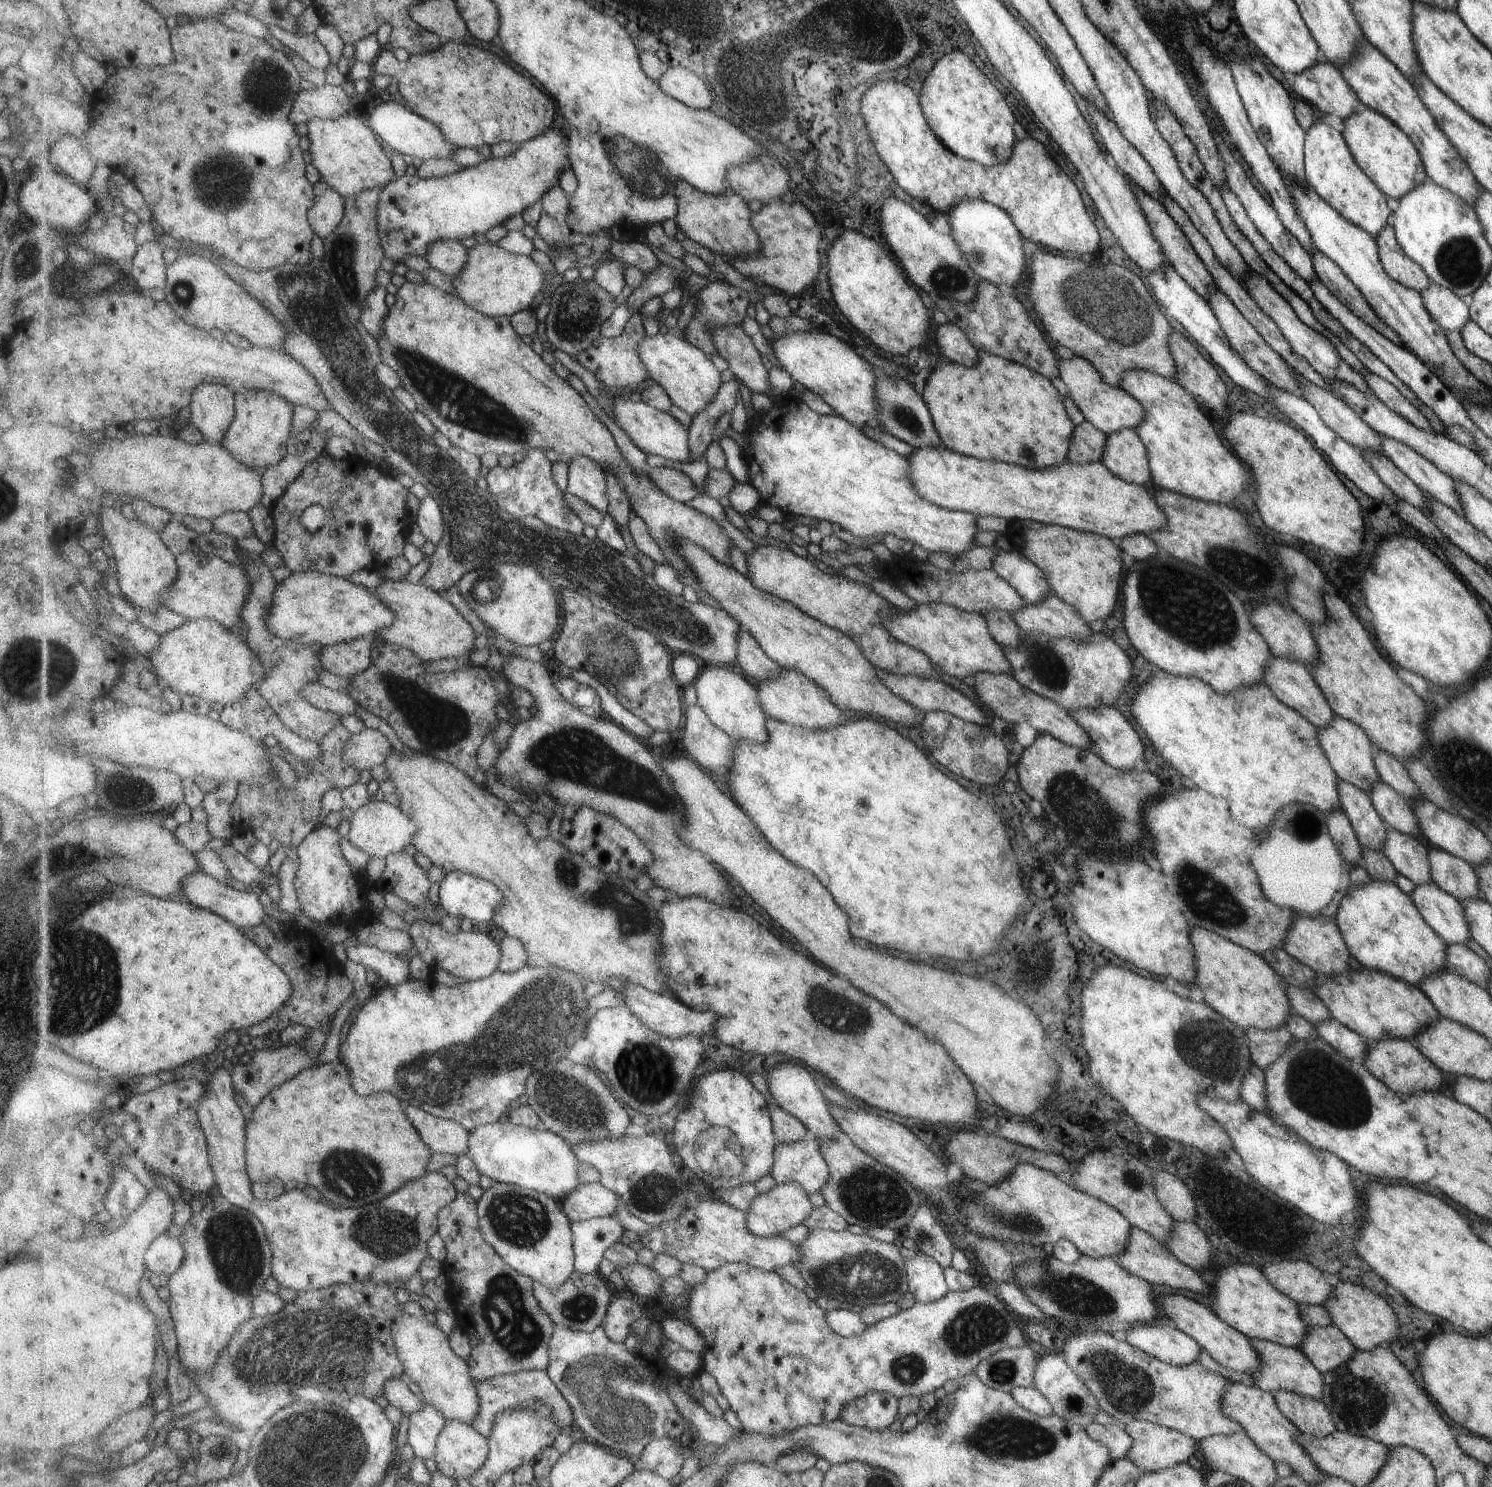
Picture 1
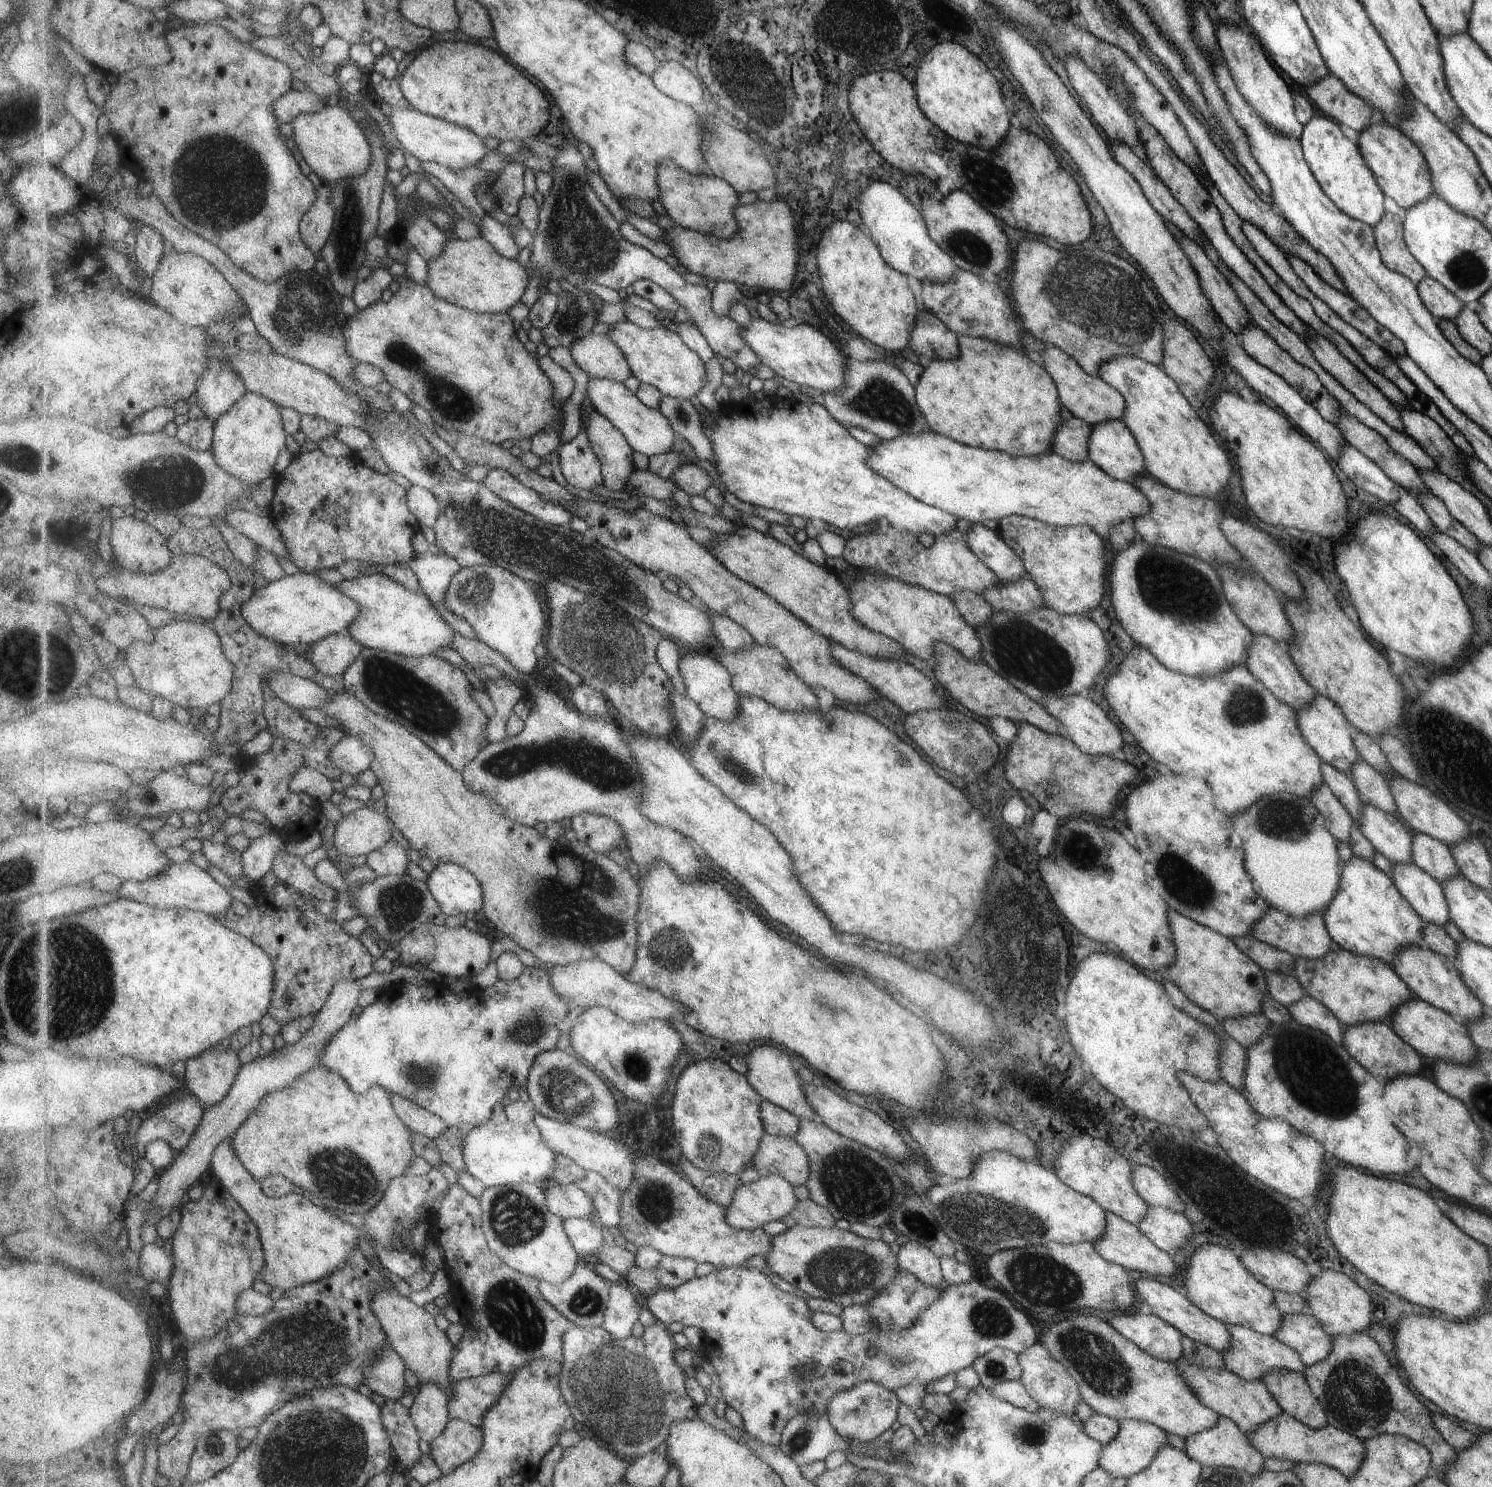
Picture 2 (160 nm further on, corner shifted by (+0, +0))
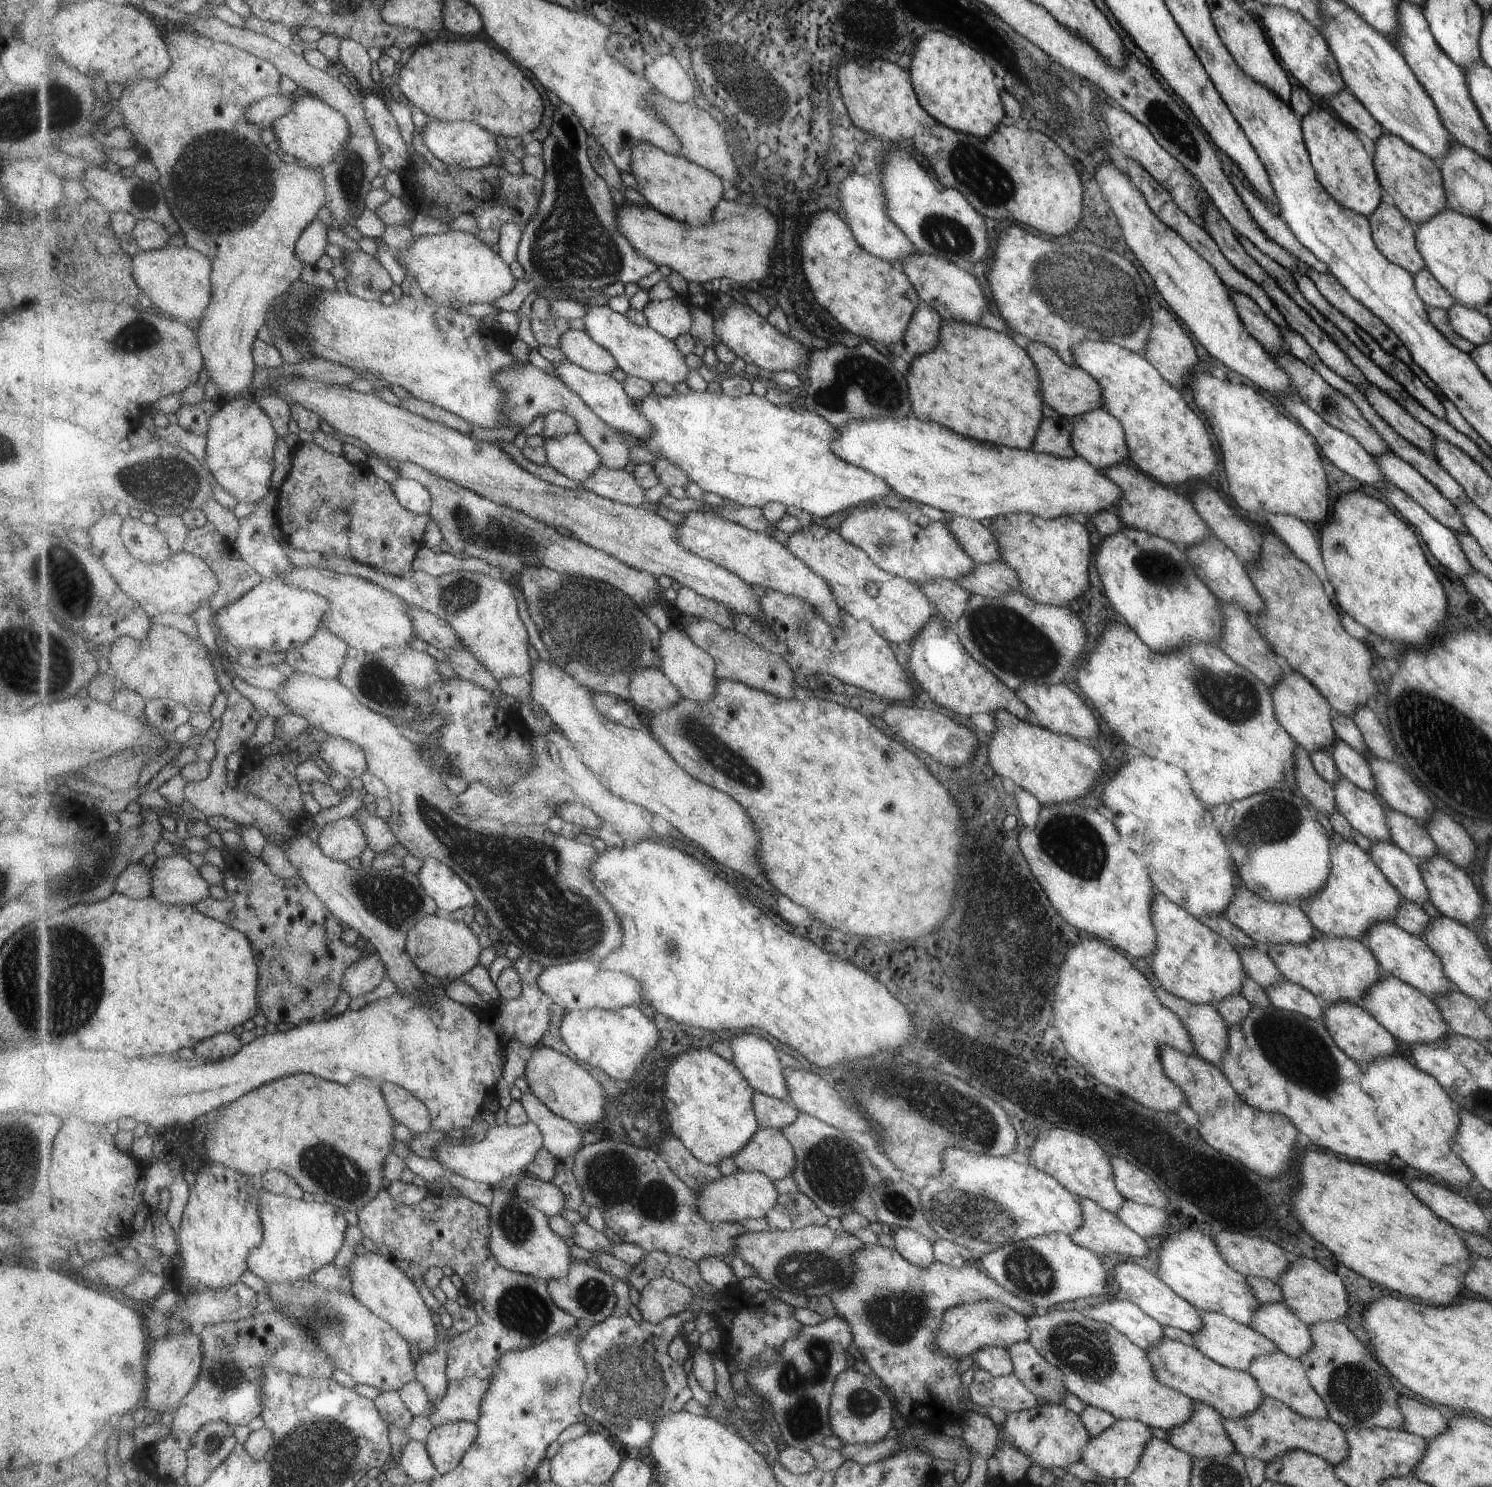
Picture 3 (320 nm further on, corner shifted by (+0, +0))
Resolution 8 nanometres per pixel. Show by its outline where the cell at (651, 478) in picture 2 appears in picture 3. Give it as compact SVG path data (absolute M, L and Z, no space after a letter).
M601 465L586 481L579 483L585 489L625 505L640 506L645 501L646 489L638 483L633 472Z

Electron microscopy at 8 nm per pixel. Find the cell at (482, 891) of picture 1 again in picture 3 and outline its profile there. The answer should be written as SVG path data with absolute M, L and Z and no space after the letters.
M435 857L424 858L418 875L427 892L437 901L439 910L447 915L477 903L473 889L463 877Z

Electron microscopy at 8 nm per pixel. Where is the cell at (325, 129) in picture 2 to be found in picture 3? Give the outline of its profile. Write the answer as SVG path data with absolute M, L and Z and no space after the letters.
M307 92L295 97L292 109L274 122L273 130L280 151L298 158L302 165L311 168L325 168L332 163L352 137L346 116Z

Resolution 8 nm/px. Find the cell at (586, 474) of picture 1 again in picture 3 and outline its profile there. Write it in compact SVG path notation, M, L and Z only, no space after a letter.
M579 432L547 440L543 438L543 441L548 456L547 465L573 480L586 481L603 464L598 450Z

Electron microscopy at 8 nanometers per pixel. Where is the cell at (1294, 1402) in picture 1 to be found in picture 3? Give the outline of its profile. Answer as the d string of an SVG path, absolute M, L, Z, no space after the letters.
M1277 1349L1275 1352L1254 1356L1246 1370L1258 1383L1262 1394L1281 1401L1287 1408L1308 1419L1327 1418L1326 1403L1314 1391L1309 1378L1306 1376L1302 1361L1298 1358L1287 1356Z

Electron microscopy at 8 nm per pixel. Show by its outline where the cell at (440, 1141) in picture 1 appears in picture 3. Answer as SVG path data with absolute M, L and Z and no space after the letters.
M379 1082L394 1120L416 1133L432 1130L432 1116L427 1105L406 1088L392 1082Z

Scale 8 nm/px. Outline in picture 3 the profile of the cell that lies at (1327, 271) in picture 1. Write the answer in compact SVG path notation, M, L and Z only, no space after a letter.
M1232 176L1231 184L1246 205L1250 216L1259 224L1259 228L1277 244L1281 245L1286 251L1289 251L1298 261L1303 261L1309 269L1316 270L1320 273L1329 272L1327 265L1317 260L1311 251L1308 251L1289 230L1285 221L1280 216L1274 216L1263 206L1251 190L1247 190L1236 177Z

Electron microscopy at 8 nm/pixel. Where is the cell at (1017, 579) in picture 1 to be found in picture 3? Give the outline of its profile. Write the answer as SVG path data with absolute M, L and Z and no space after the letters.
M944 513L945 528L955 537L973 563L1001 561L992 532L977 520Z

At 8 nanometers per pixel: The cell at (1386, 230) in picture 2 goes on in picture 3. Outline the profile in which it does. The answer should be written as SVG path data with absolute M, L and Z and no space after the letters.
M1381 203L1366 217L1370 221L1370 231L1374 243L1377 245L1379 252L1388 261L1404 268L1411 276L1426 266L1415 242L1415 231L1413 230L1415 226L1399 212L1395 204L1387 205L1386 203Z

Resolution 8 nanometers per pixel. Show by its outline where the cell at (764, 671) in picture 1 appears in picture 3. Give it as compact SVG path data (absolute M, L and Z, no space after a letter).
M678 587L678 590L675 605L687 619L707 619L728 629L735 629L729 606L725 603L707 598L689 587Z

